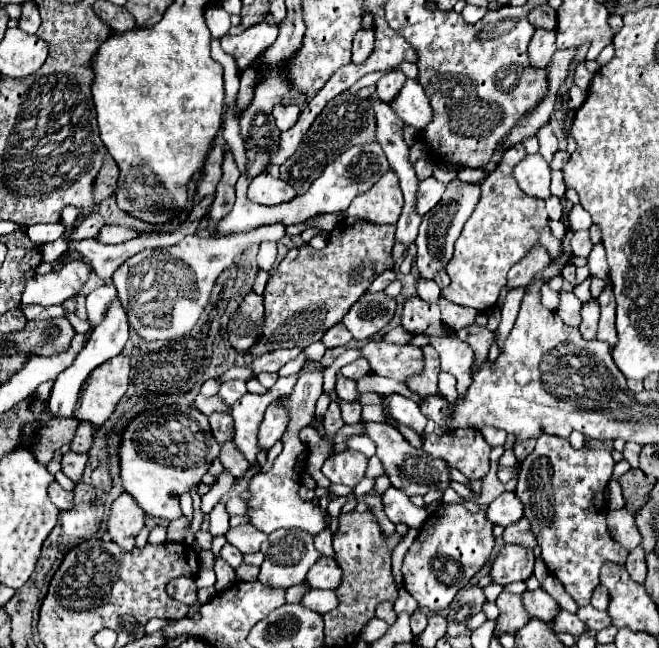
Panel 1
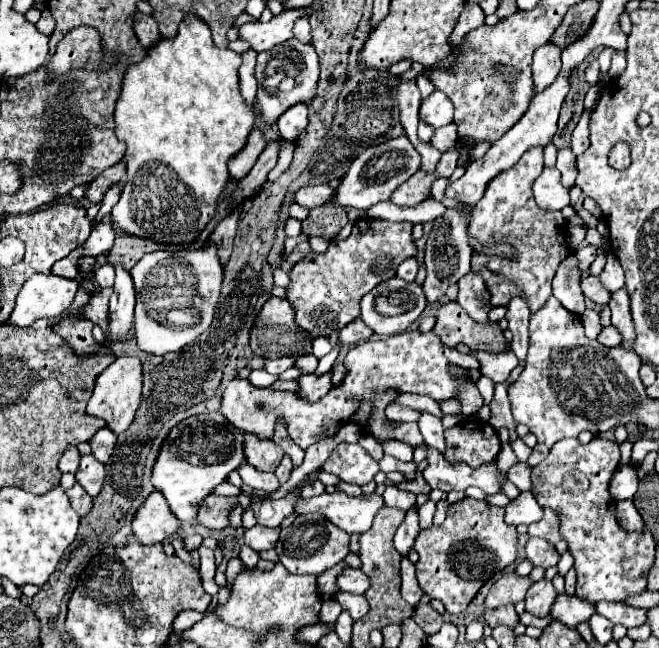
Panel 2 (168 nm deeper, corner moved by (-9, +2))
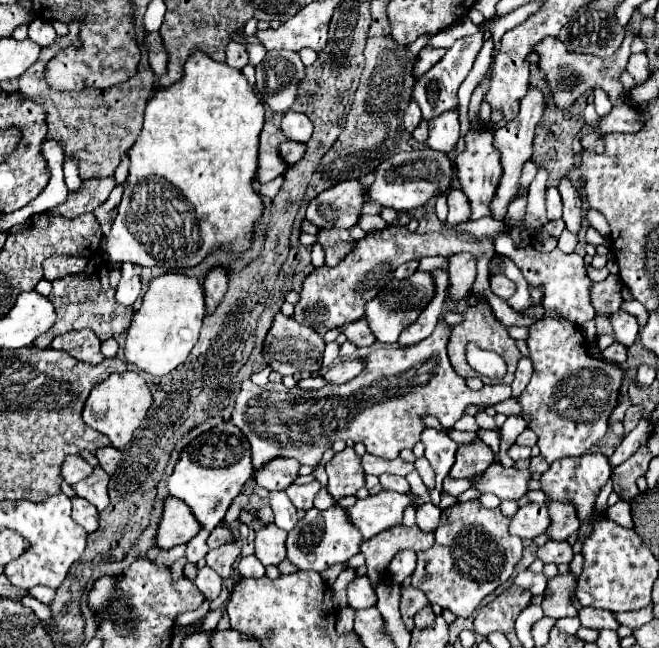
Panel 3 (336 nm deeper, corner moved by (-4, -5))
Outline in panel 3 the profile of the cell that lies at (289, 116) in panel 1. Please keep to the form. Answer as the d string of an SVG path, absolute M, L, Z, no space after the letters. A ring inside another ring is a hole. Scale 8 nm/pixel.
M287 111L281 121L281 131L287 135L287 139L297 141L297 143L307 143L313 133L313 123L305 113L297 111Z

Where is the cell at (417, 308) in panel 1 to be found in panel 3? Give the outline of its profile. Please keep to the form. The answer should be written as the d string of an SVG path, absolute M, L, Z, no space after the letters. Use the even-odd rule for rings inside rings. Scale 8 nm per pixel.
M489 305L471 307L471 309L463 311L463 321L461 321L459 325L453 325L453 327L451 327L451 337L449 337L449 343L447 343L447 353L449 353L449 361L451 361L453 369L455 369L461 377L479 377L479 379L483 379L483 383L487 383L487 385L497 383L497 379L479 375L479 373L475 373L475 369L469 367L469 363L467 363L467 359L465 359L465 353L467 353L467 345L469 345L469 343L475 343L475 345L481 347L481 349L499 353L499 355L505 359L505 363L507 363L507 373L505 373L505 377L499 379L499 381L503 381L503 383L511 383L511 381L513 381L513 373L515 373L515 367L517 367L517 361L519 361L519 355L521 355L521 353L519 353L519 349L515 347L515 339L509 337L507 327L501 325L501 323L493 317Z

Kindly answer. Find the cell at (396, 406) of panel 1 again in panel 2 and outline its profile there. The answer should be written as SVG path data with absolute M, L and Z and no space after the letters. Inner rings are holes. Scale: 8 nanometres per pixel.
M422 412L420 420L418 420L418 426L420 426L420 432L424 436L424 444L430 446L430 448L436 448L440 454L444 454L444 426L442 426L442 420L428 414L428 412Z

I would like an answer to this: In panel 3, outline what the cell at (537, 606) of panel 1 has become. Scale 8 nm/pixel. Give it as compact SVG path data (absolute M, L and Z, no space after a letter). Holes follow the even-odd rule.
M581 607L577 611L577 617L581 621L583 627L591 627L591 629L617 629L619 623L615 623L615 617L611 611L605 609L595 609L595 607Z

